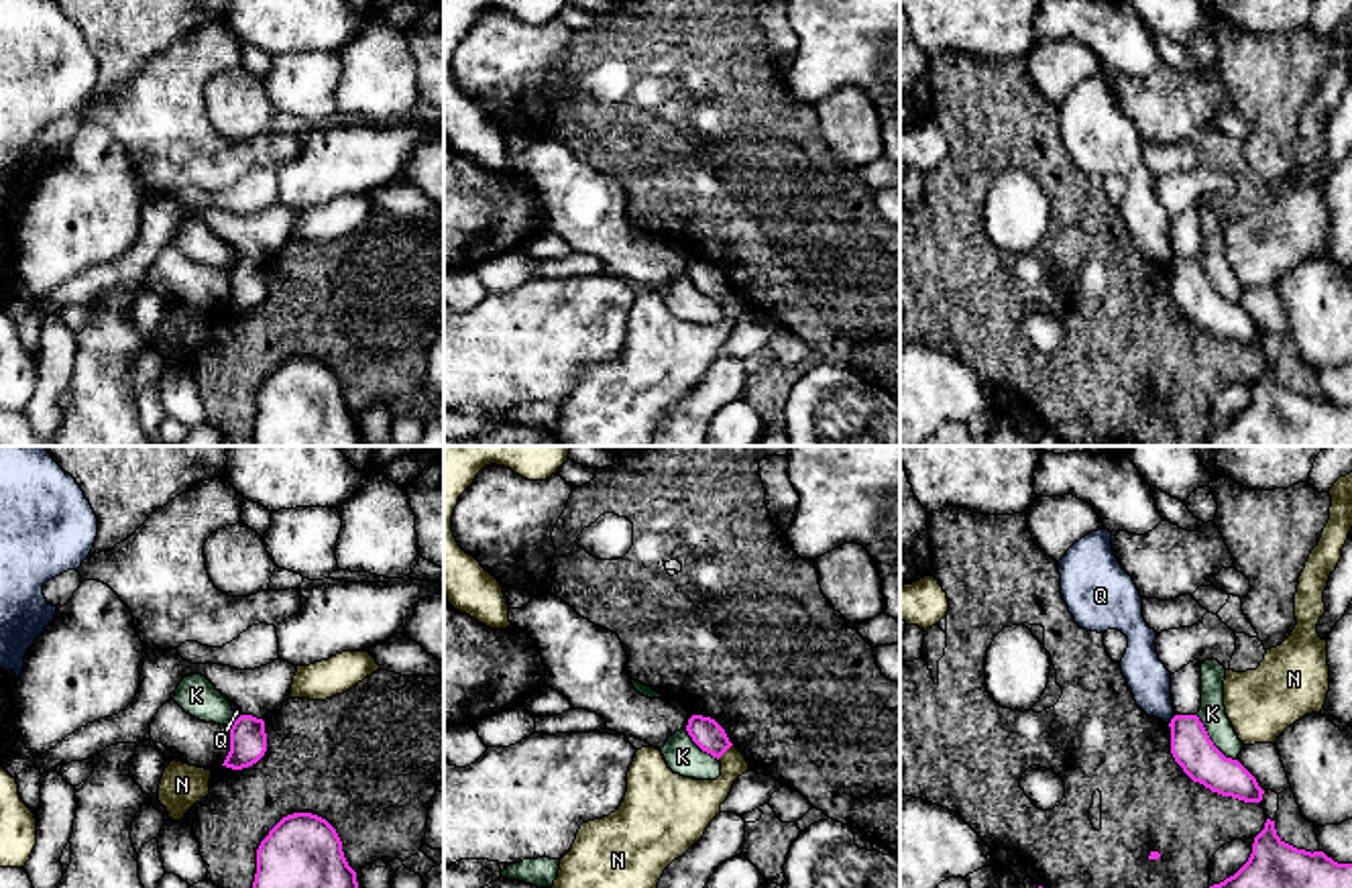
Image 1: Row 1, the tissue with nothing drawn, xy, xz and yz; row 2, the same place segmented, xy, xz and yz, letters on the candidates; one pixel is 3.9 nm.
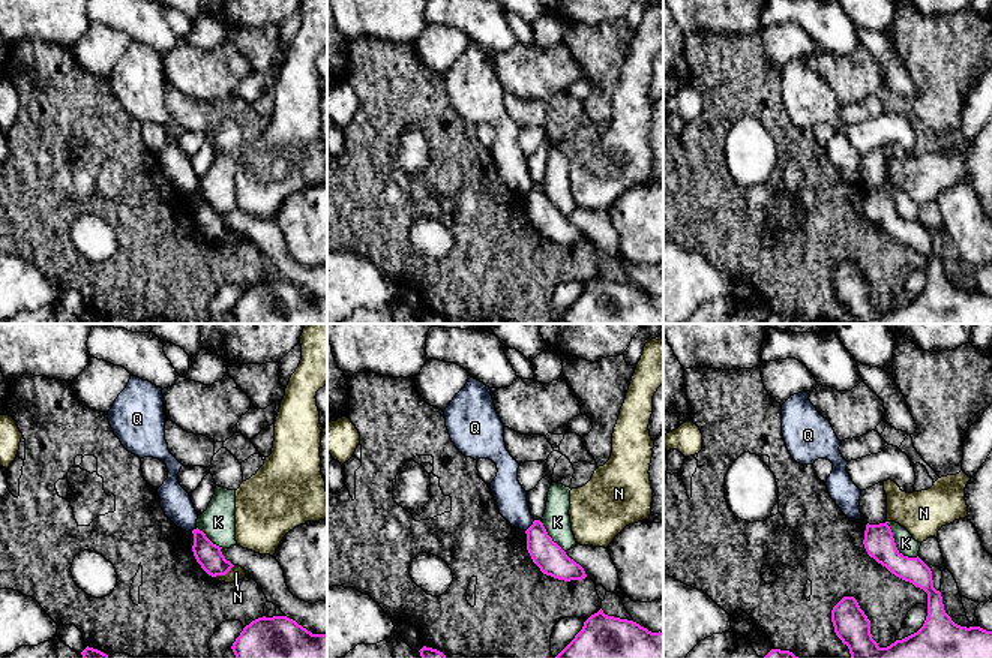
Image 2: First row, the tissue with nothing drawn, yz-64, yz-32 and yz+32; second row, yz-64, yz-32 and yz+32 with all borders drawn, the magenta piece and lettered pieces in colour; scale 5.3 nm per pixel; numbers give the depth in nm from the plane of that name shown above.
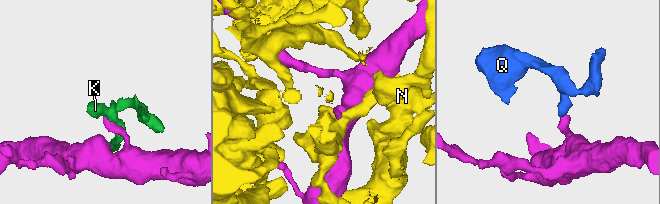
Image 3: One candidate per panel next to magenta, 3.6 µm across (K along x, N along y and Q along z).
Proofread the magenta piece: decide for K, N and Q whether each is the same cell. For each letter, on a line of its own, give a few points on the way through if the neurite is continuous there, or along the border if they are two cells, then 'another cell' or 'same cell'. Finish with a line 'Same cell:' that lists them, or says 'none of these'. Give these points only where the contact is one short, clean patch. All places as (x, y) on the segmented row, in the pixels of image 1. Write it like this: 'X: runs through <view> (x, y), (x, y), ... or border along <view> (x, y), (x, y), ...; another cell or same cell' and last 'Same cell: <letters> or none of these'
K: border along yz (1196, 715), (1208, 738), (1234, 760); another cell
N: another cell
Q: border along yz (1175, 715), (1169, 724); another cell
Same cell: none of these

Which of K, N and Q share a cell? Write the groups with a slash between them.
K / N Q

